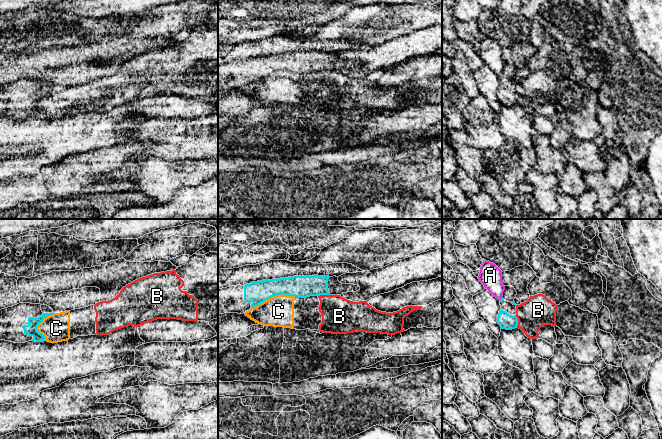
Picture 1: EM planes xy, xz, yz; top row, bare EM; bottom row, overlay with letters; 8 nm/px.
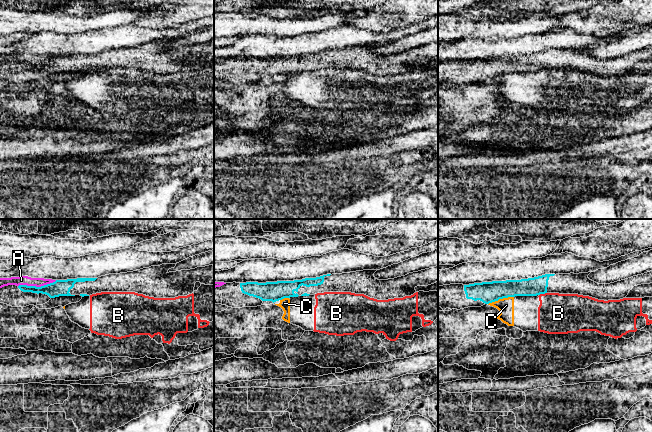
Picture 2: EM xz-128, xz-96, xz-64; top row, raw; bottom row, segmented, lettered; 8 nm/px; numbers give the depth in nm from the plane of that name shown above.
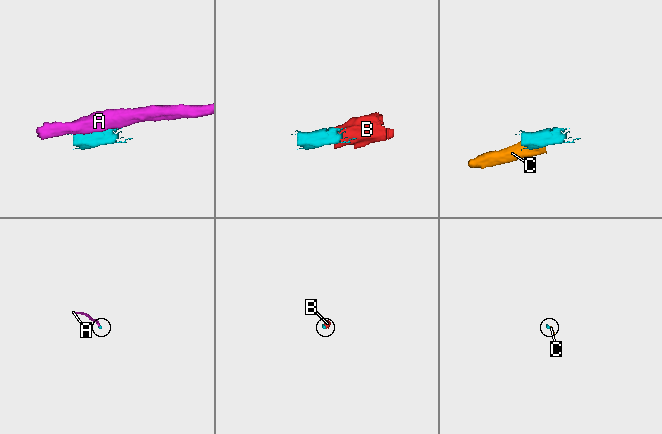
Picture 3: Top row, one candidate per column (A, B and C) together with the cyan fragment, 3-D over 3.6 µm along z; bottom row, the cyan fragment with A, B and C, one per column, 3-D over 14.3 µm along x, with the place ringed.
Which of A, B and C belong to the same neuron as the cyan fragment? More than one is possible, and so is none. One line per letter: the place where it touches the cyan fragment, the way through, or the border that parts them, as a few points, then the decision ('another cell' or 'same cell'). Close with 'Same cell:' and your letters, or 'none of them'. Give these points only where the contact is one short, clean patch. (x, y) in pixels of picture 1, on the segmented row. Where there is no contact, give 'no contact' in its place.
A: meets cyan in yz at (501, 299); another cell
B: meets cyan in yz at (517, 321); border along yz (515, 315), (517, 327); another cell
C: meets cyan in xz at (273, 295); border along xz (295, 296), (287, 294), (273, 295), (251, 308); another cell
Same cell: none of them

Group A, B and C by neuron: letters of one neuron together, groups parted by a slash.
A / B C

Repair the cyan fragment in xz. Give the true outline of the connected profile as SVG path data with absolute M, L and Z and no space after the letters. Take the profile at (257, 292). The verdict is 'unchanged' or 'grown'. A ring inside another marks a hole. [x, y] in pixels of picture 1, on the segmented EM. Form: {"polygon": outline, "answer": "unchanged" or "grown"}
{"polygon": "M293 276L262 280L244 286L218 289L218 314L243 314L276 295L300 298L320 295L341 295L360 290L358 285L342 284L333 276Z", "answer": "grown"}

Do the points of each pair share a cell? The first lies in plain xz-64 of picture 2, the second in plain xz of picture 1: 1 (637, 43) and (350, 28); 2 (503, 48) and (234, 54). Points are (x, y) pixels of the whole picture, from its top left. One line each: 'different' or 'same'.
1: different
2: same

